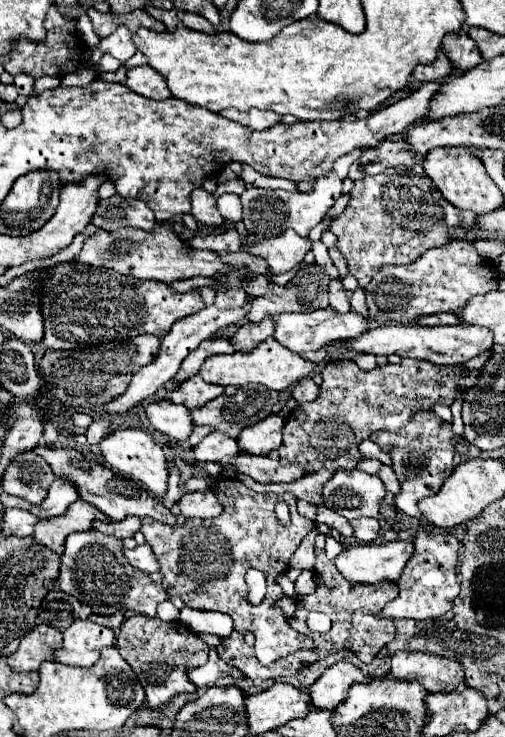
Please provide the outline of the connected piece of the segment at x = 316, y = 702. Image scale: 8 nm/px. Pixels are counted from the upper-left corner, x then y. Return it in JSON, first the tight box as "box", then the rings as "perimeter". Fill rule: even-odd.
{"box":[309,659,371,709],"perimeter":[[[347,659],[331,665],[311,687],[309,697],[311,705],[315,709],[335,709],[343,699],[347,697],[347,691],[353,683],[369,681],[371,677],[365,677],[355,665],[351,665]]]}

